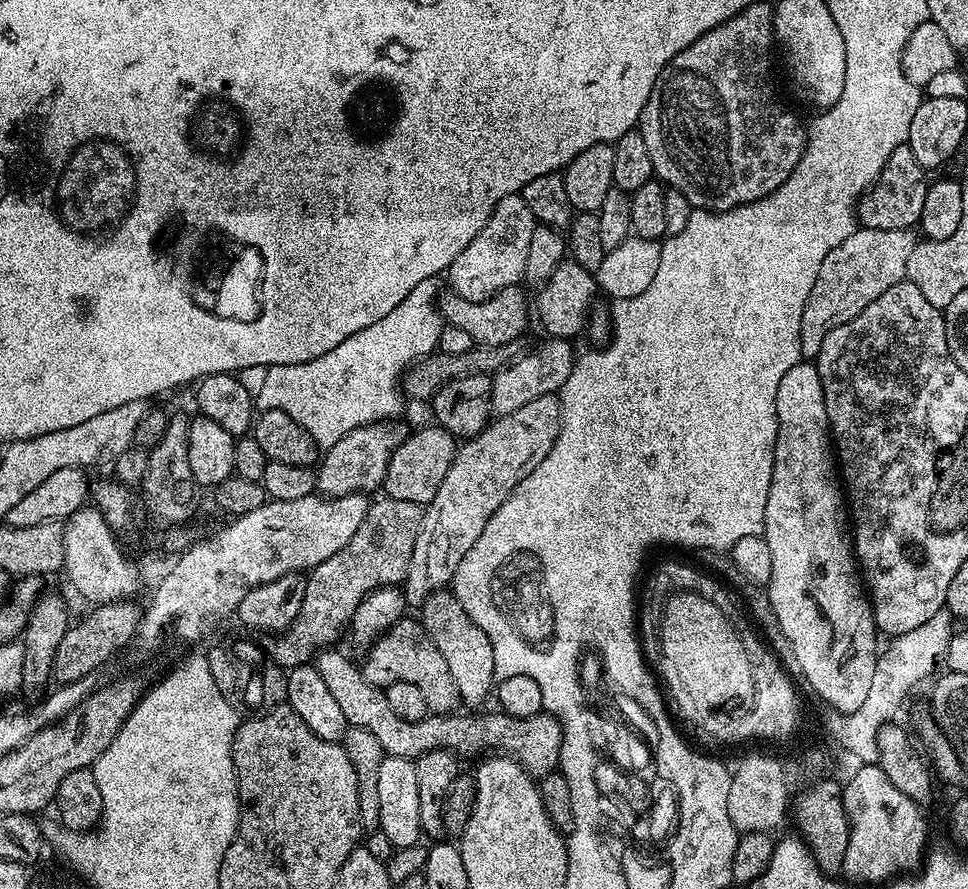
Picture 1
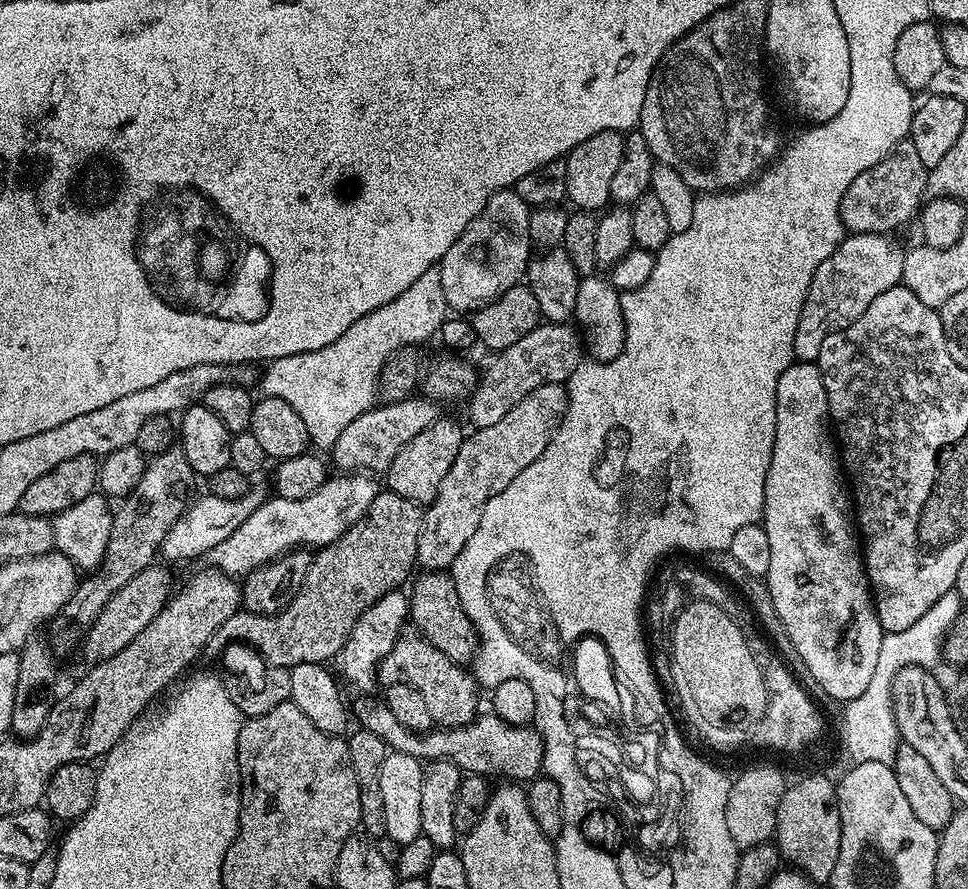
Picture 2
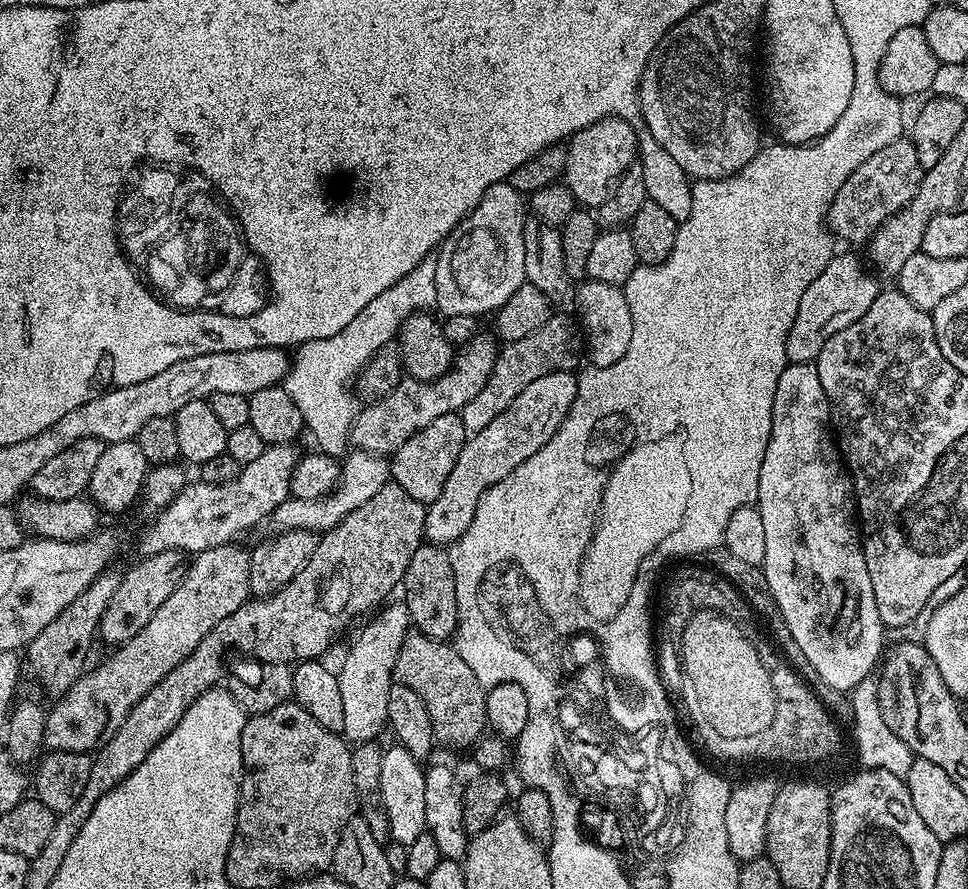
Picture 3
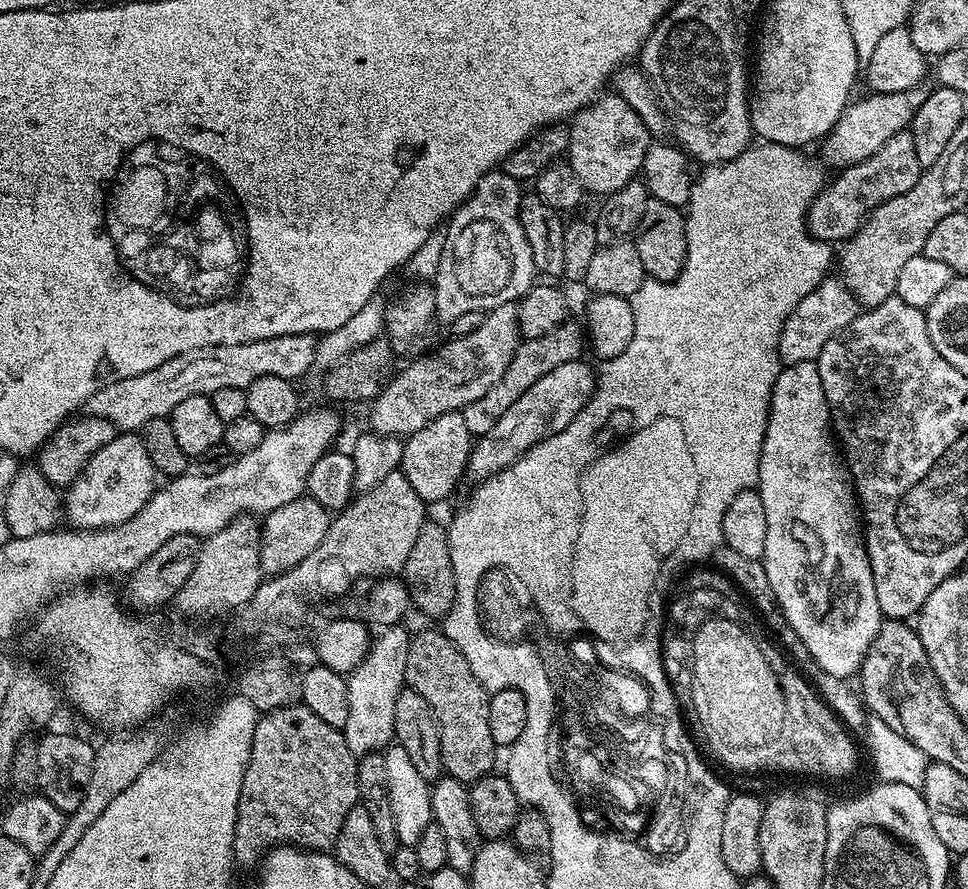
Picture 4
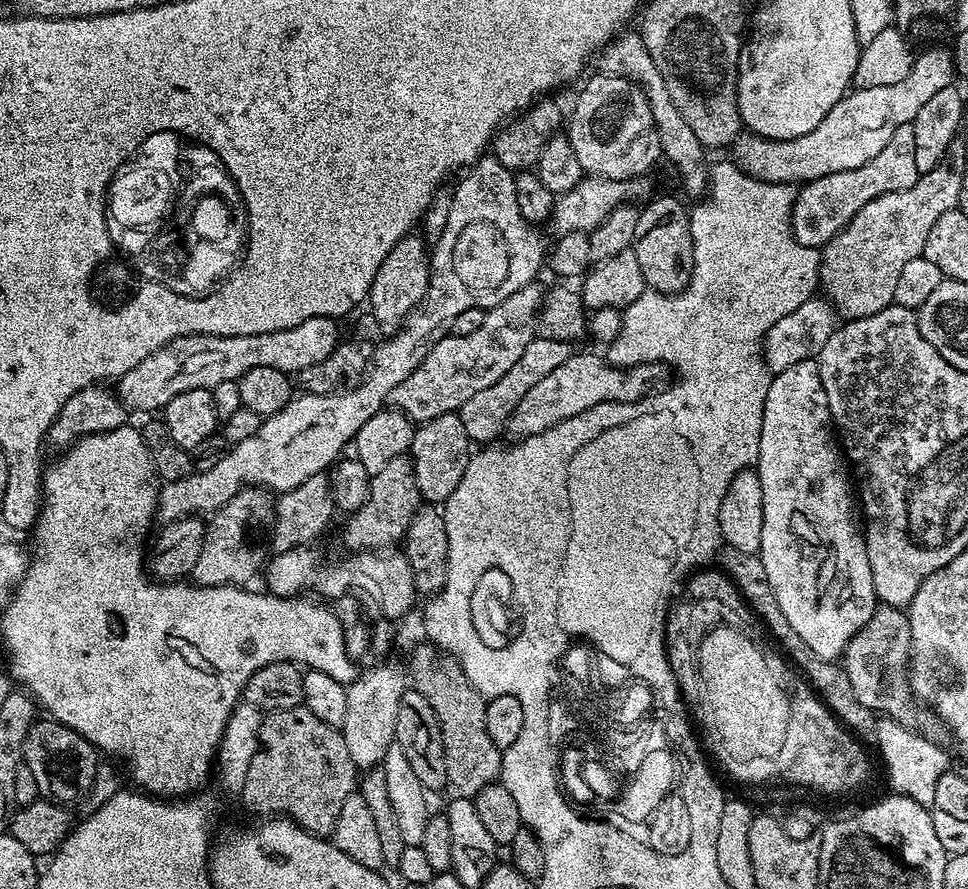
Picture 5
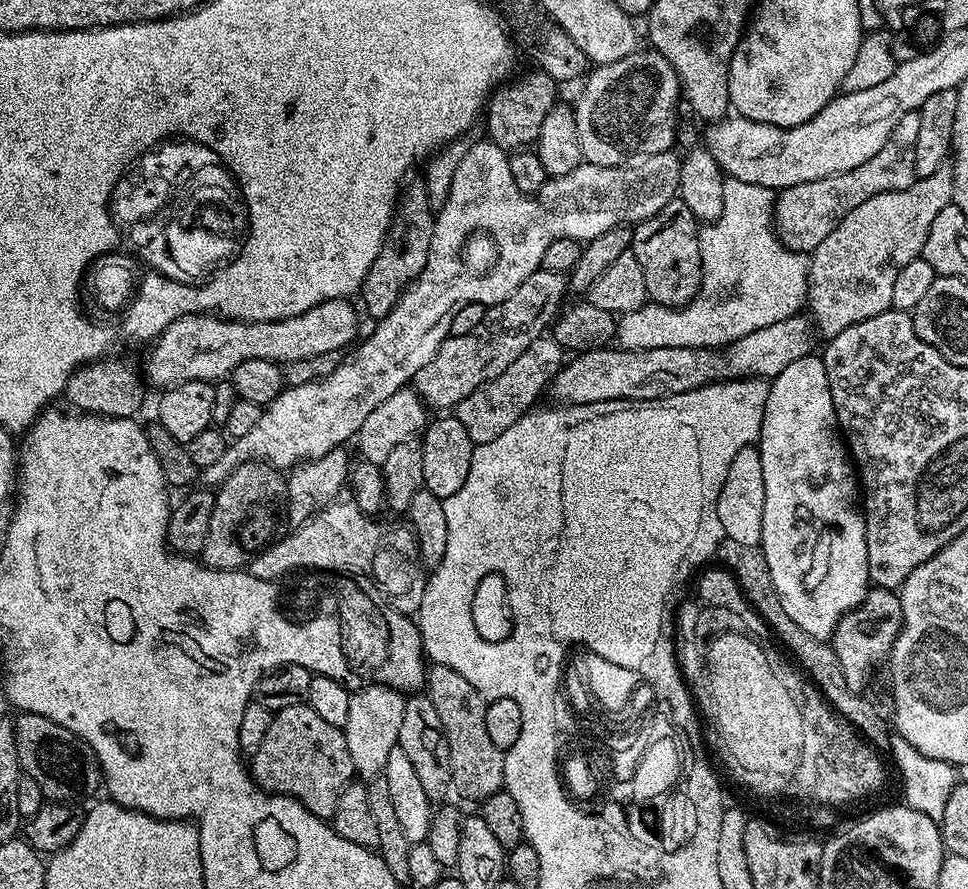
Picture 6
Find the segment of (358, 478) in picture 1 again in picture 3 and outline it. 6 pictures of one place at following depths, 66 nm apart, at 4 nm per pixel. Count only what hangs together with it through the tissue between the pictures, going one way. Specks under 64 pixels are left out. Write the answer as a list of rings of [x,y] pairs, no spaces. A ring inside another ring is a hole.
[[[481,334],[475,336],[469,344],[463,345],[455,353],[452,367],[448,369],[446,374],[439,376],[437,380],[404,378],[401,379],[398,386],[394,386],[394,390],[390,390],[390,394],[386,394],[386,398],[376,400],[373,404],[364,404],[357,411],[356,419],[352,421],[351,443],[361,452],[371,452],[374,456],[388,458],[398,446],[402,446],[402,442],[406,442],[406,438],[418,434],[418,430],[422,430],[422,426],[430,426],[430,422],[434,422],[434,418],[442,418],[442,414],[459,412],[461,408],[466,406],[466,402],[470,402],[470,398],[474,398],[474,394],[478,394],[478,390],[482,390],[482,386],[486,386],[486,382],[494,370],[498,344],[492,336],[491,338],[487,334]]]

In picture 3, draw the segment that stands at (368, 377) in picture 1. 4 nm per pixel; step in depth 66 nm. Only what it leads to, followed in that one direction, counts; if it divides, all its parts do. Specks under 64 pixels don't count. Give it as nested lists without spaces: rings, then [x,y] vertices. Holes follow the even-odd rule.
[[[435,254],[422,258],[406,278],[398,278],[390,290],[378,294],[374,302],[366,305],[338,334],[330,338],[318,338],[299,345],[291,357],[292,368],[282,381],[282,387],[294,398],[298,410],[302,410],[305,429],[316,439],[315,447],[328,456],[345,455],[349,447],[352,421],[358,411],[358,397],[354,381],[359,372],[374,358],[374,354],[397,339],[404,320],[416,312],[436,308],[436,275],[438,258]]]

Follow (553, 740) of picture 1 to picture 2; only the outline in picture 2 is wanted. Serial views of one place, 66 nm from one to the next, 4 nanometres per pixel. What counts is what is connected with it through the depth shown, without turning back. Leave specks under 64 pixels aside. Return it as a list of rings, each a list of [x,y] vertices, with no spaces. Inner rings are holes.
[[[376,698],[357,699],[360,701],[354,704],[355,717],[357,714],[360,718],[359,727],[378,734],[378,738],[382,738],[382,742],[386,742],[388,749],[393,752],[410,754],[422,762],[449,760],[460,768],[461,773],[489,778],[504,776],[500,778],[507,778],[512,782],[531,782],[541,775],[544,766],[544,740],[535,727],[510,726],[510,722],[502,722],[502,718],[494,714],[480,714],[475,720],[457,728],[436,726],[425,733],[415,732],[402,726],[402,722],[398,722],[398,718],[390,714],[383,702],[372,699]]]

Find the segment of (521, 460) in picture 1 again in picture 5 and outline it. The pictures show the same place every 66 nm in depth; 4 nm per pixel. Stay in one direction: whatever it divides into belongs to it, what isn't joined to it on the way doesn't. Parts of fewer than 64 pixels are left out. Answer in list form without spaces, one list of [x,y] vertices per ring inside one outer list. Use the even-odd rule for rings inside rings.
[[[573,351],[572,356],[562,362],[562,366],[546,374],[546,378],[542,378],[542,382],[535,384],[526,393],[526,398],[518,402],[514,414],[508,419],[507,435],[523,438],[540,434],[566,422],[566,418],[574,418],[599,404],[634,404],[663,389],[669,383],[668,372],[669,365],[663,362],[617,366],[611,359],[603,360],[596,352]]]

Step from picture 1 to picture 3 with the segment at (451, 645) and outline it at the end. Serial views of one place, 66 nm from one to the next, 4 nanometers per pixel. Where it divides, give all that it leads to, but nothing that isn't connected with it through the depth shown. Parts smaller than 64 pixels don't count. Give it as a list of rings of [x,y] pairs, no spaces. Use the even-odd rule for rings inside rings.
[[[425,542],[418,546],[418,550],[414,550],[414,558],[410,558],[410,566],[406,566],[403,592],[402,603],[408,607],[415,631],[445,642],[455,637],[458,626],[458,598],[454,566],[447,547]]]

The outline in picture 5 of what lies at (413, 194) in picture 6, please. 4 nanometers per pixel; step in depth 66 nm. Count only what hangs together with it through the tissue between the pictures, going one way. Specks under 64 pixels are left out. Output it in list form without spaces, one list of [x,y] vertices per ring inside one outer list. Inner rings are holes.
[[[420,234],[404,236],[396,243],[394,250],[382,258],[382,266],[378,266],[378,274],[374,274],[366,301],[367,307],[372,307],[372,320],[381,337],[394,335],[404,325],[404,319],[424,301],[429,271],[430,248]]]

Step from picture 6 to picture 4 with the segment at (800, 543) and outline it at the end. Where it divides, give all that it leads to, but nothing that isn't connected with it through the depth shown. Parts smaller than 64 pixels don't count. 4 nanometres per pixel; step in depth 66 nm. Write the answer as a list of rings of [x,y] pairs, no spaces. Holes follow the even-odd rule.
[[[798,362],[781,367],[778,378],[772,387],[772,401],[768,411],[768,425],[762,442],[762,454],[760,455],[760,479],[758,491],[762,498],[762,506],[766,510],[766,550],[764,551],[764,569],[766,578],[770,578],[770,590],[774,590],[776,600],[789,626],[798,634],[798,638],[806,649],[809,650],[812,660],[828,675],[834,675],[838,679],[847,681],[855,677],[860,671],[862,662],[870,650],[870,642],[878,634],[882,623],[880,607],[878,606],[878,594],[874,594],[874,574],[870,570],[870,558],[868,547],[864,545],[864,533],[862,531],[862,513],[856,498],[856,485],[852,483],[852,473],[848,471],[838,441],[832,427],[832,415],[826,402],[826,390],[822,390],[822,378],[818,374],[818,366],[815,362]]]

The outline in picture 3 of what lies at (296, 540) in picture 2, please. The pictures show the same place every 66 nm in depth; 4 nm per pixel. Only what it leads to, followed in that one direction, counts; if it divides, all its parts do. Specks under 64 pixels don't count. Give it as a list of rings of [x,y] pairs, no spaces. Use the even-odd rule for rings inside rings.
[[[352,450],[343,457],[340,466],[340,480],[336,483],[336,489],[317,500],[298,500],[289,498],[284,500],[272,511],[270,524],[276,532],[289,532],[295,528],[310,530],[317,534],[329,532],[346,514],[354,514],[358,506],[366,506],[382,486],[390,482],[390,464],[383,456],[374,456],[371,452]]]

